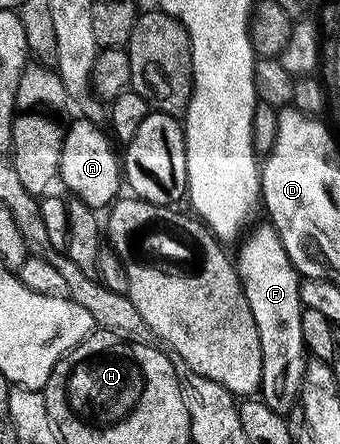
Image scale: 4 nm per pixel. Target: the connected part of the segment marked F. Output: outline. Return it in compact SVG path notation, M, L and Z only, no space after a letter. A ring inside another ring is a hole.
M272 224L264 225L249 239L246 237L240 243L242 246L239 269L245 295L258 324L259 338L263 340L263 380L260 397L265 405L271 408L271 412L289 416L293 406L295 410L298 405L305 369L309 363L303 340L303 279L291 264L291 256L287 256L287 248L283 248L283 240L278 236L277 229Z

